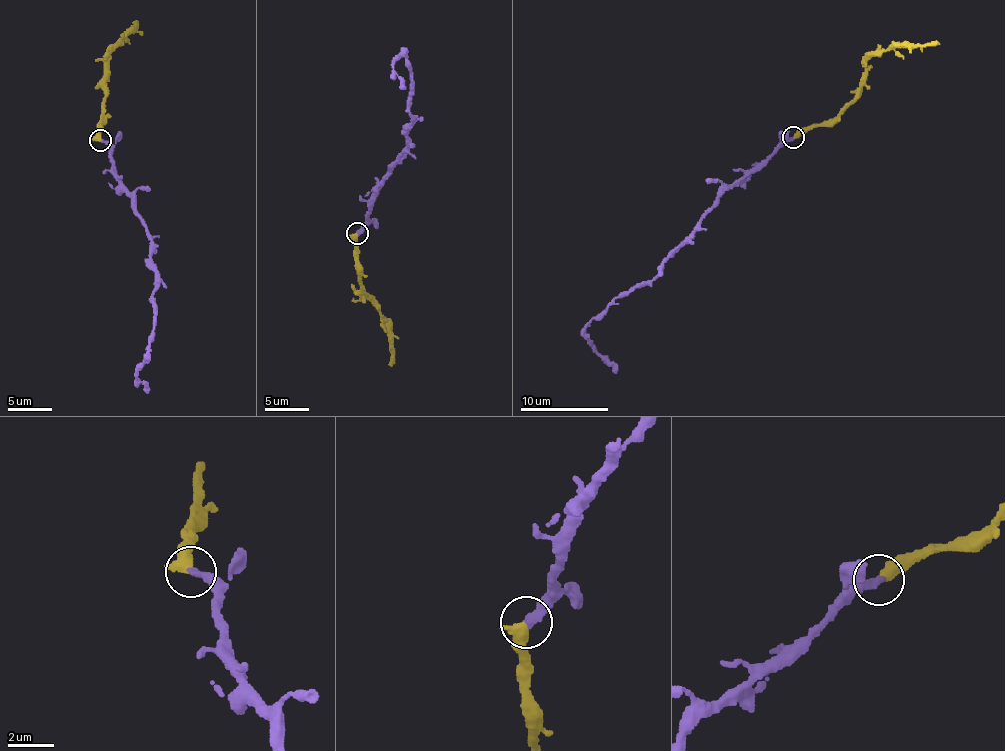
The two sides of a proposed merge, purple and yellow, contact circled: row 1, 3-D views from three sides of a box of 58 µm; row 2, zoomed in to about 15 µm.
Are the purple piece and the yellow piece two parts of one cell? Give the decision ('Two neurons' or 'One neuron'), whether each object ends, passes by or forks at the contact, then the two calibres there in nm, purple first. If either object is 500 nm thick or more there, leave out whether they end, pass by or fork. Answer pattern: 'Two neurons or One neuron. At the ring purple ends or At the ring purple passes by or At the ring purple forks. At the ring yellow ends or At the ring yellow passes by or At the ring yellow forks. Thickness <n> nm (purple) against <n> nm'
One neuron. Thickness 360 nm (purple) against 500 nm

